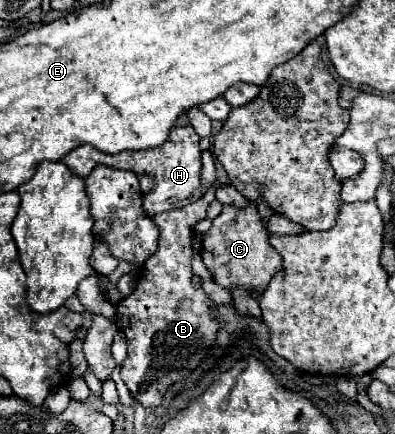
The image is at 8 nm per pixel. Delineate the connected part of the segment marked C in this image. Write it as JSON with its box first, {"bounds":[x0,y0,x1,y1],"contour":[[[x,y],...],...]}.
{"bounds":[202,202,282,290],"contour":[[[248,202],[244,208],[226,204],[222,212],[212,220],[212,228],[204,234],[202,242],[202,260],[214,282],[224,288],[250,288],[250,290],[264,290],[274,276],[282,268],[280,254],[270,246],[268,230],[258,214],[256,204]]]}

